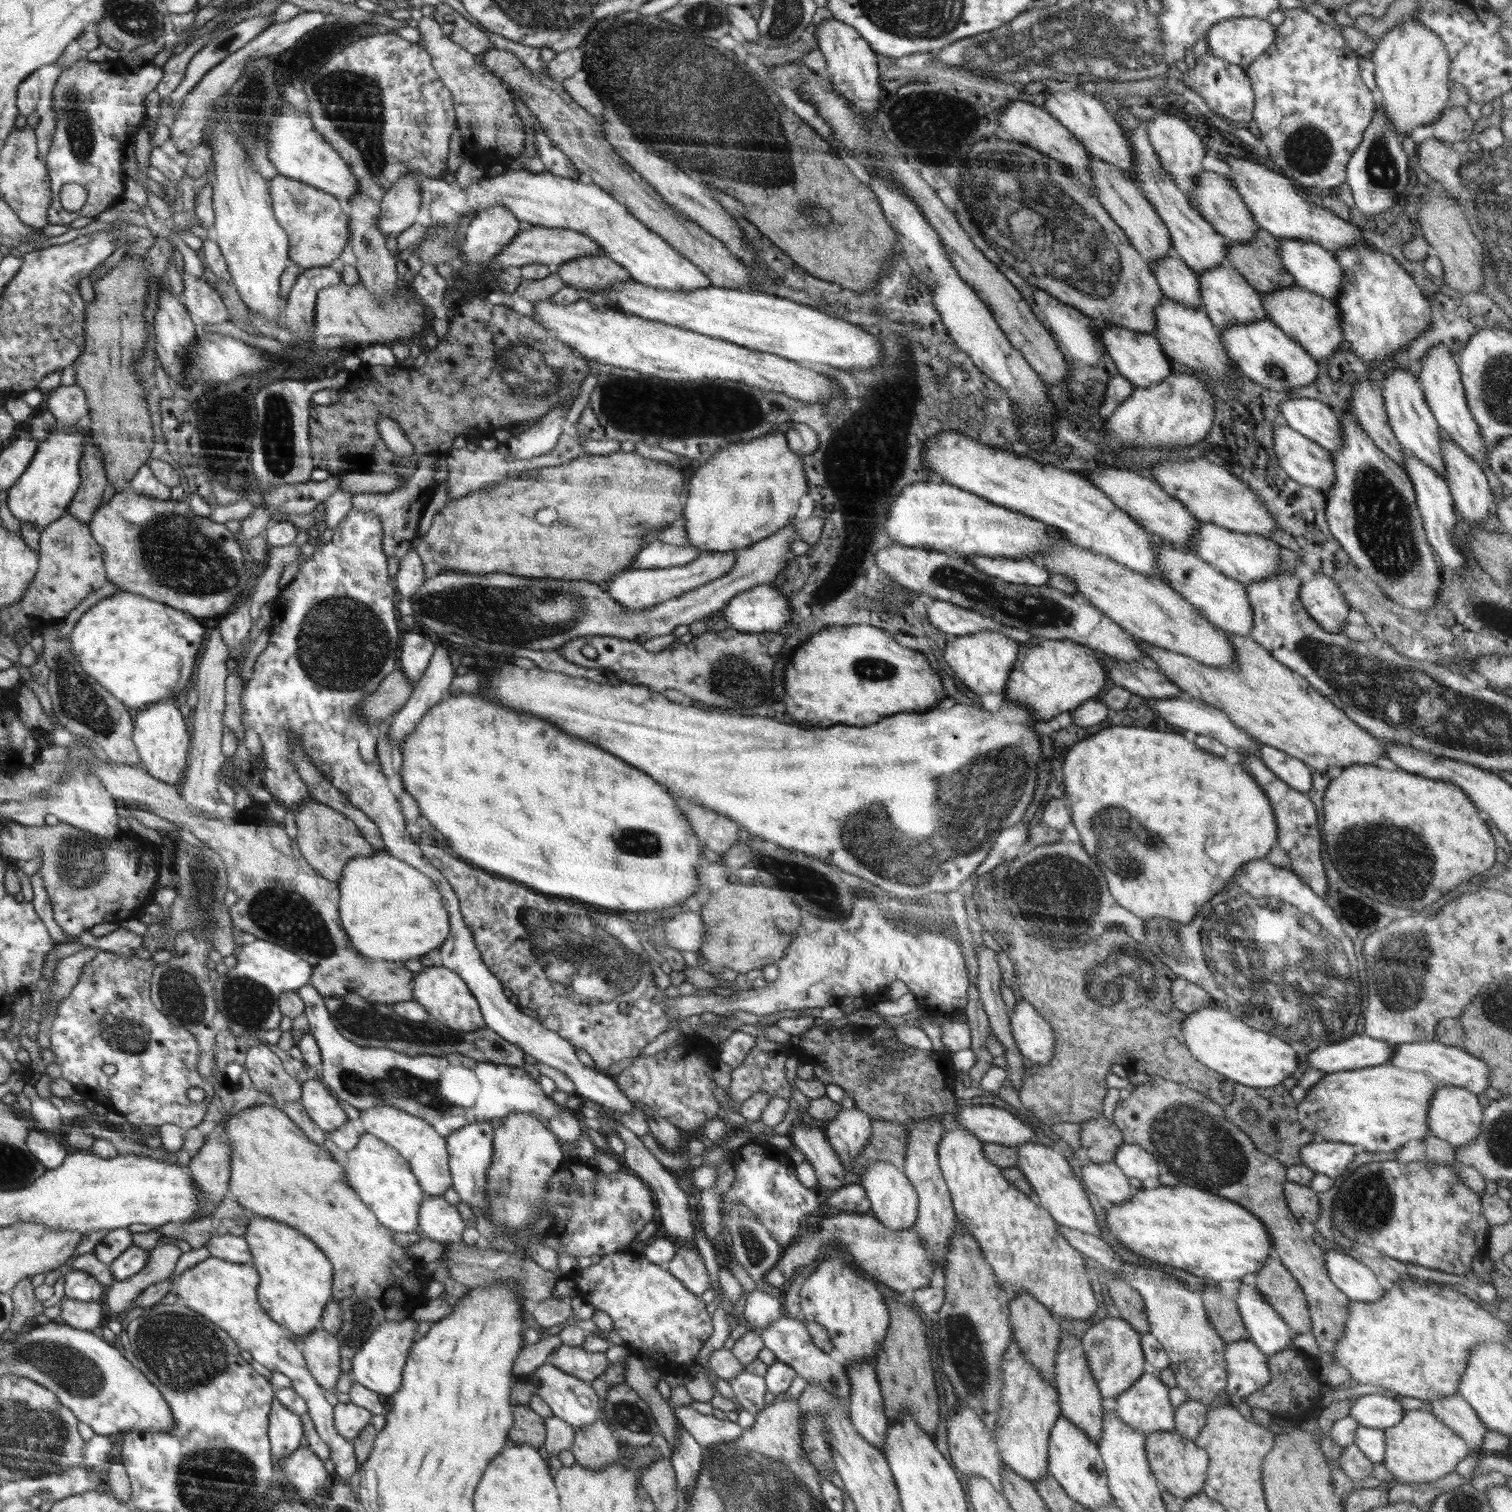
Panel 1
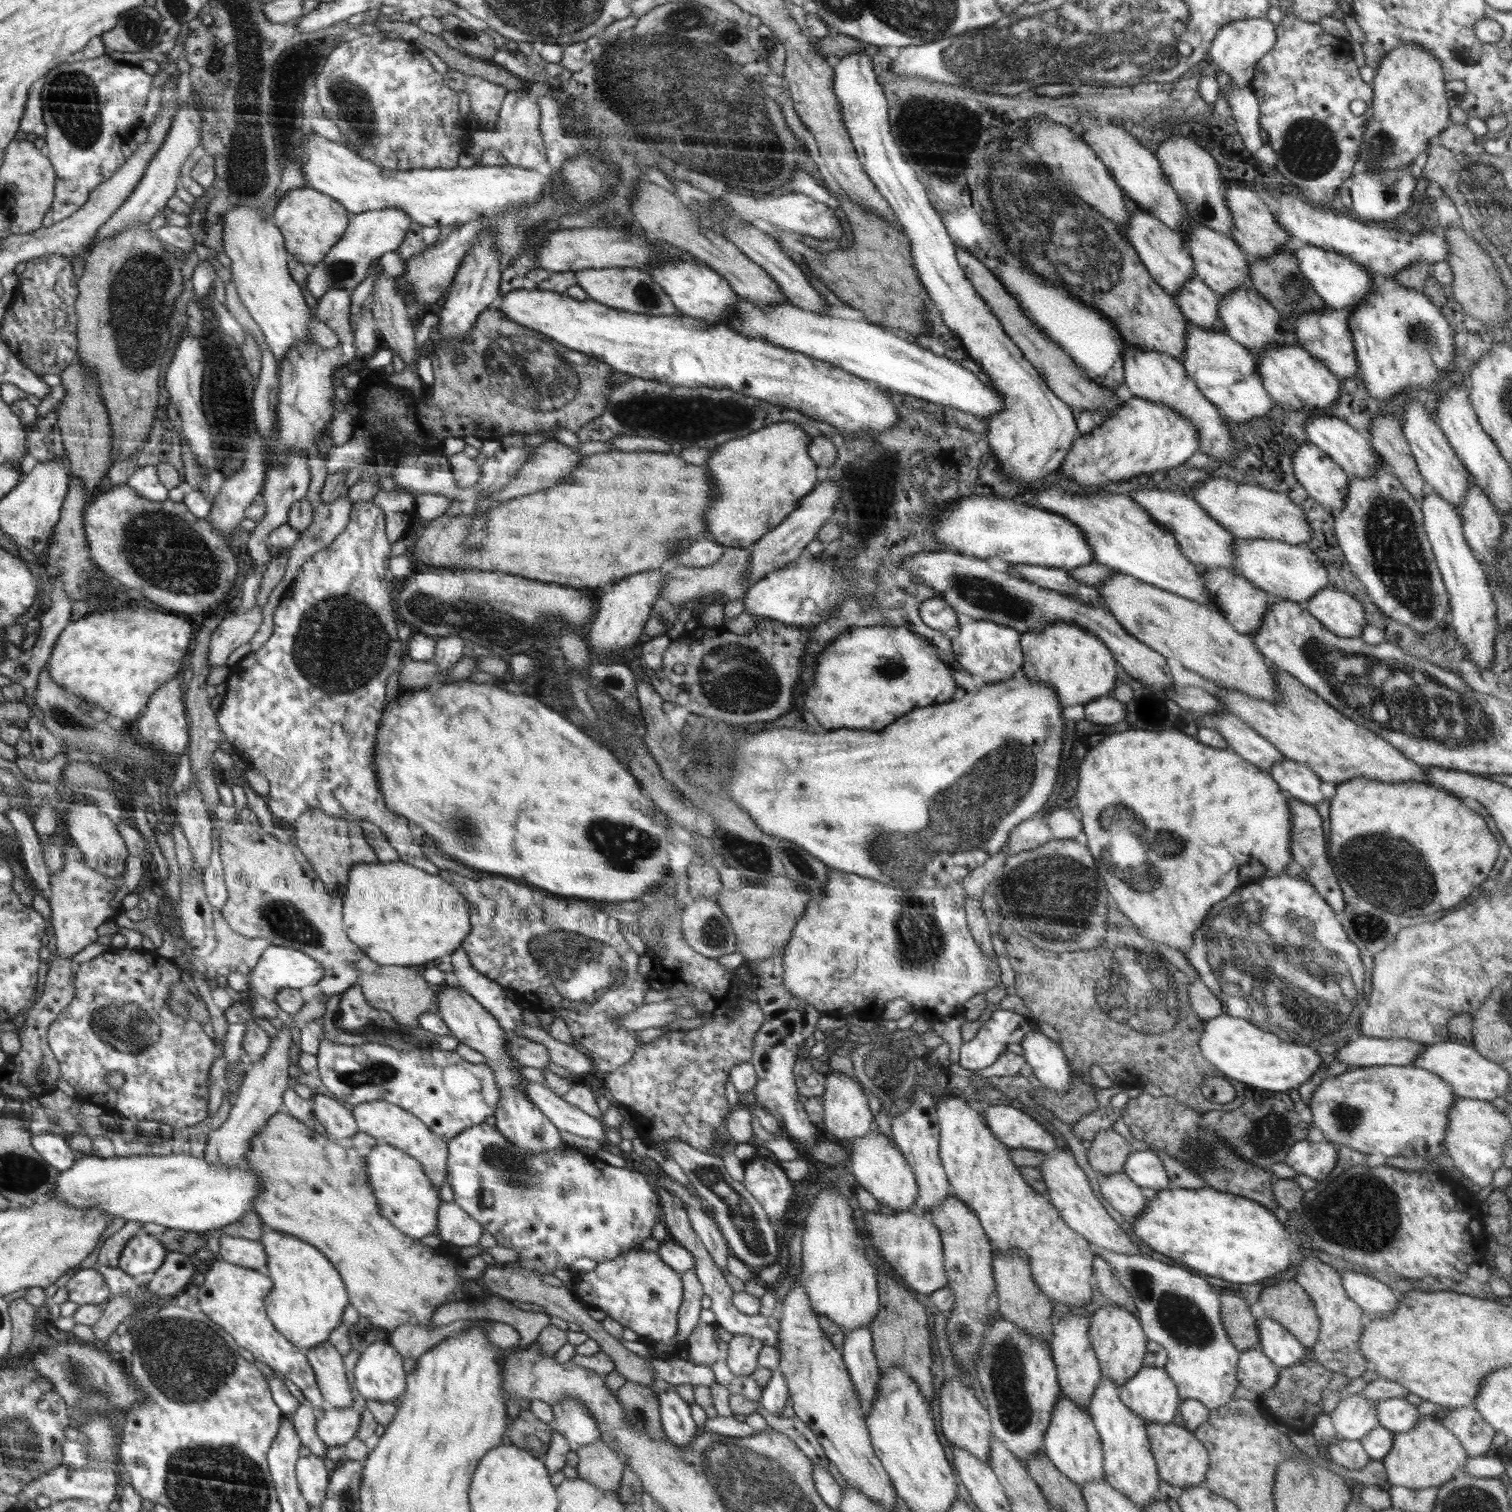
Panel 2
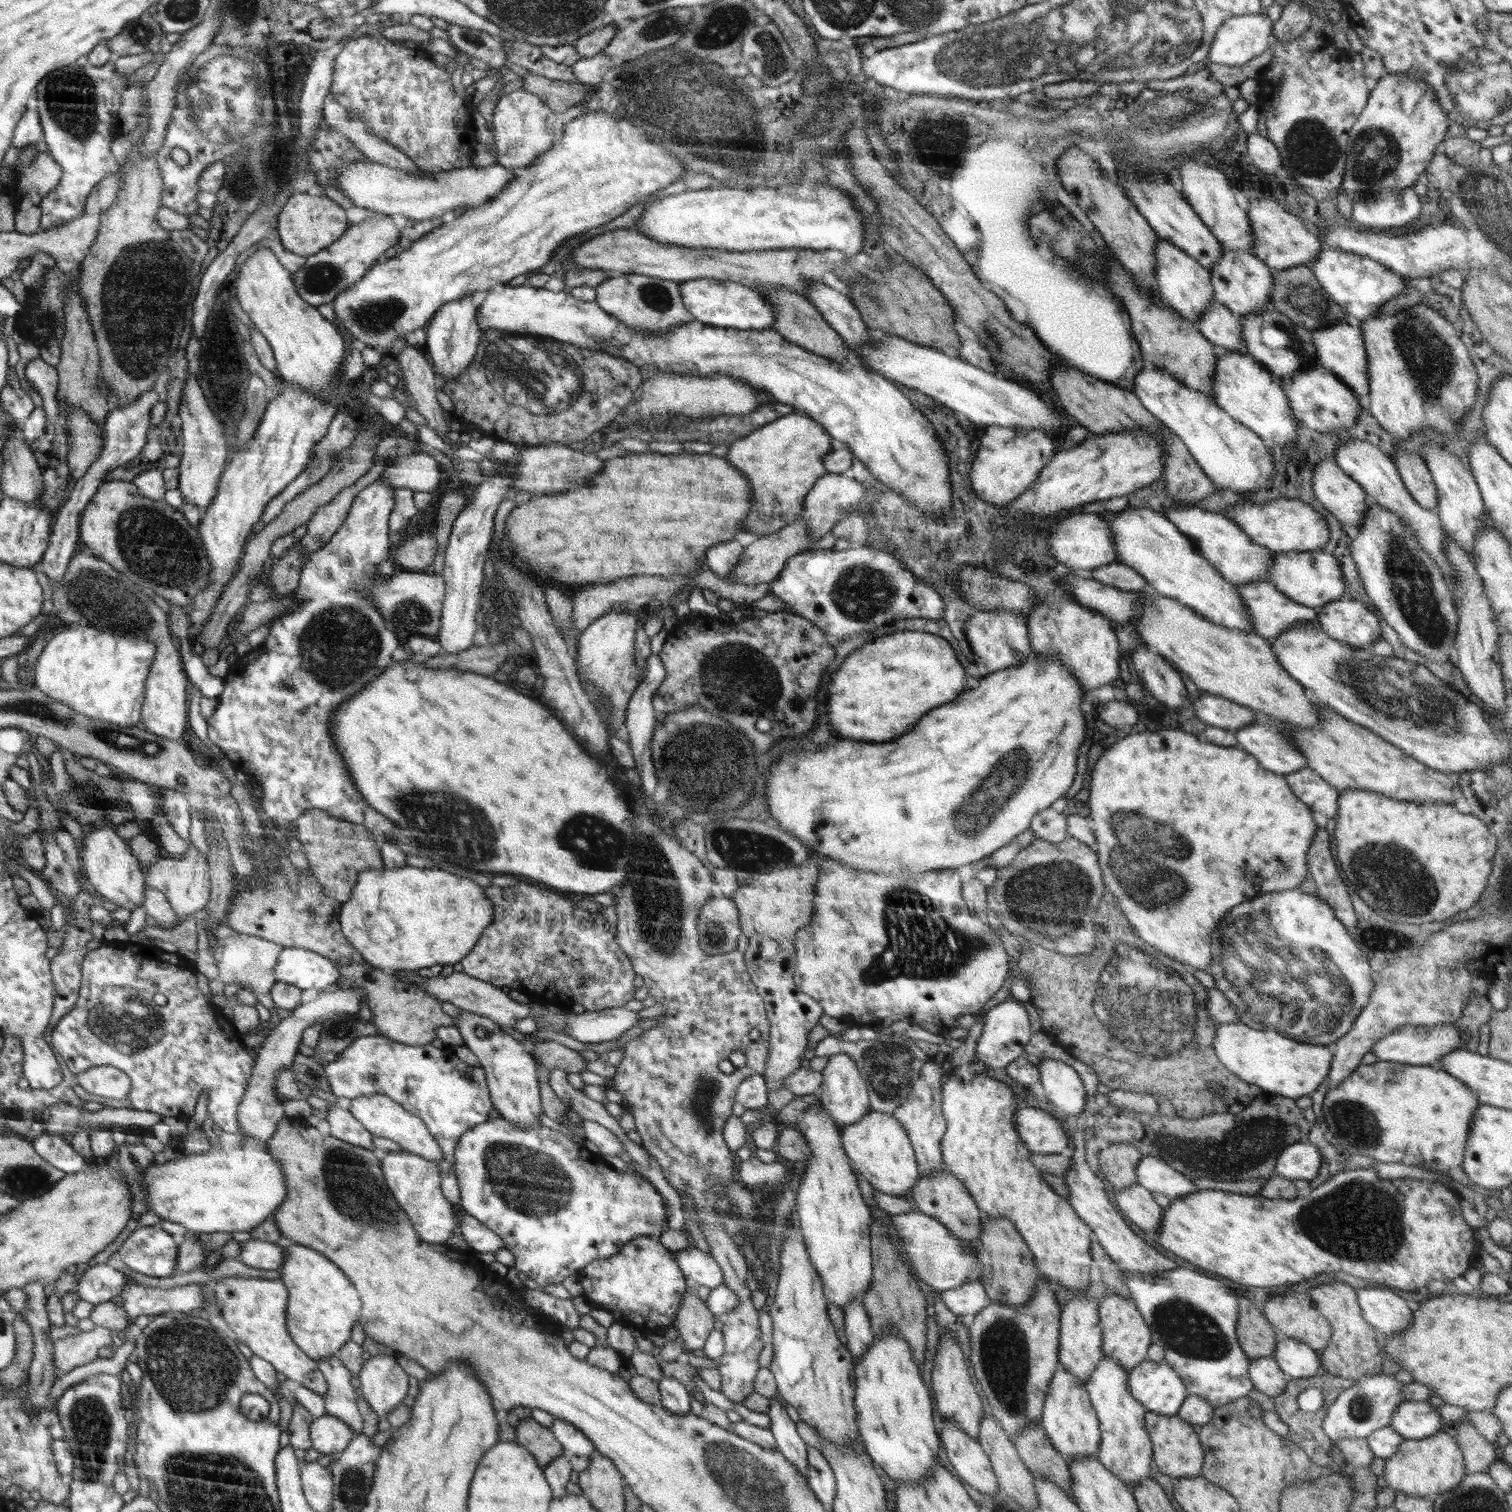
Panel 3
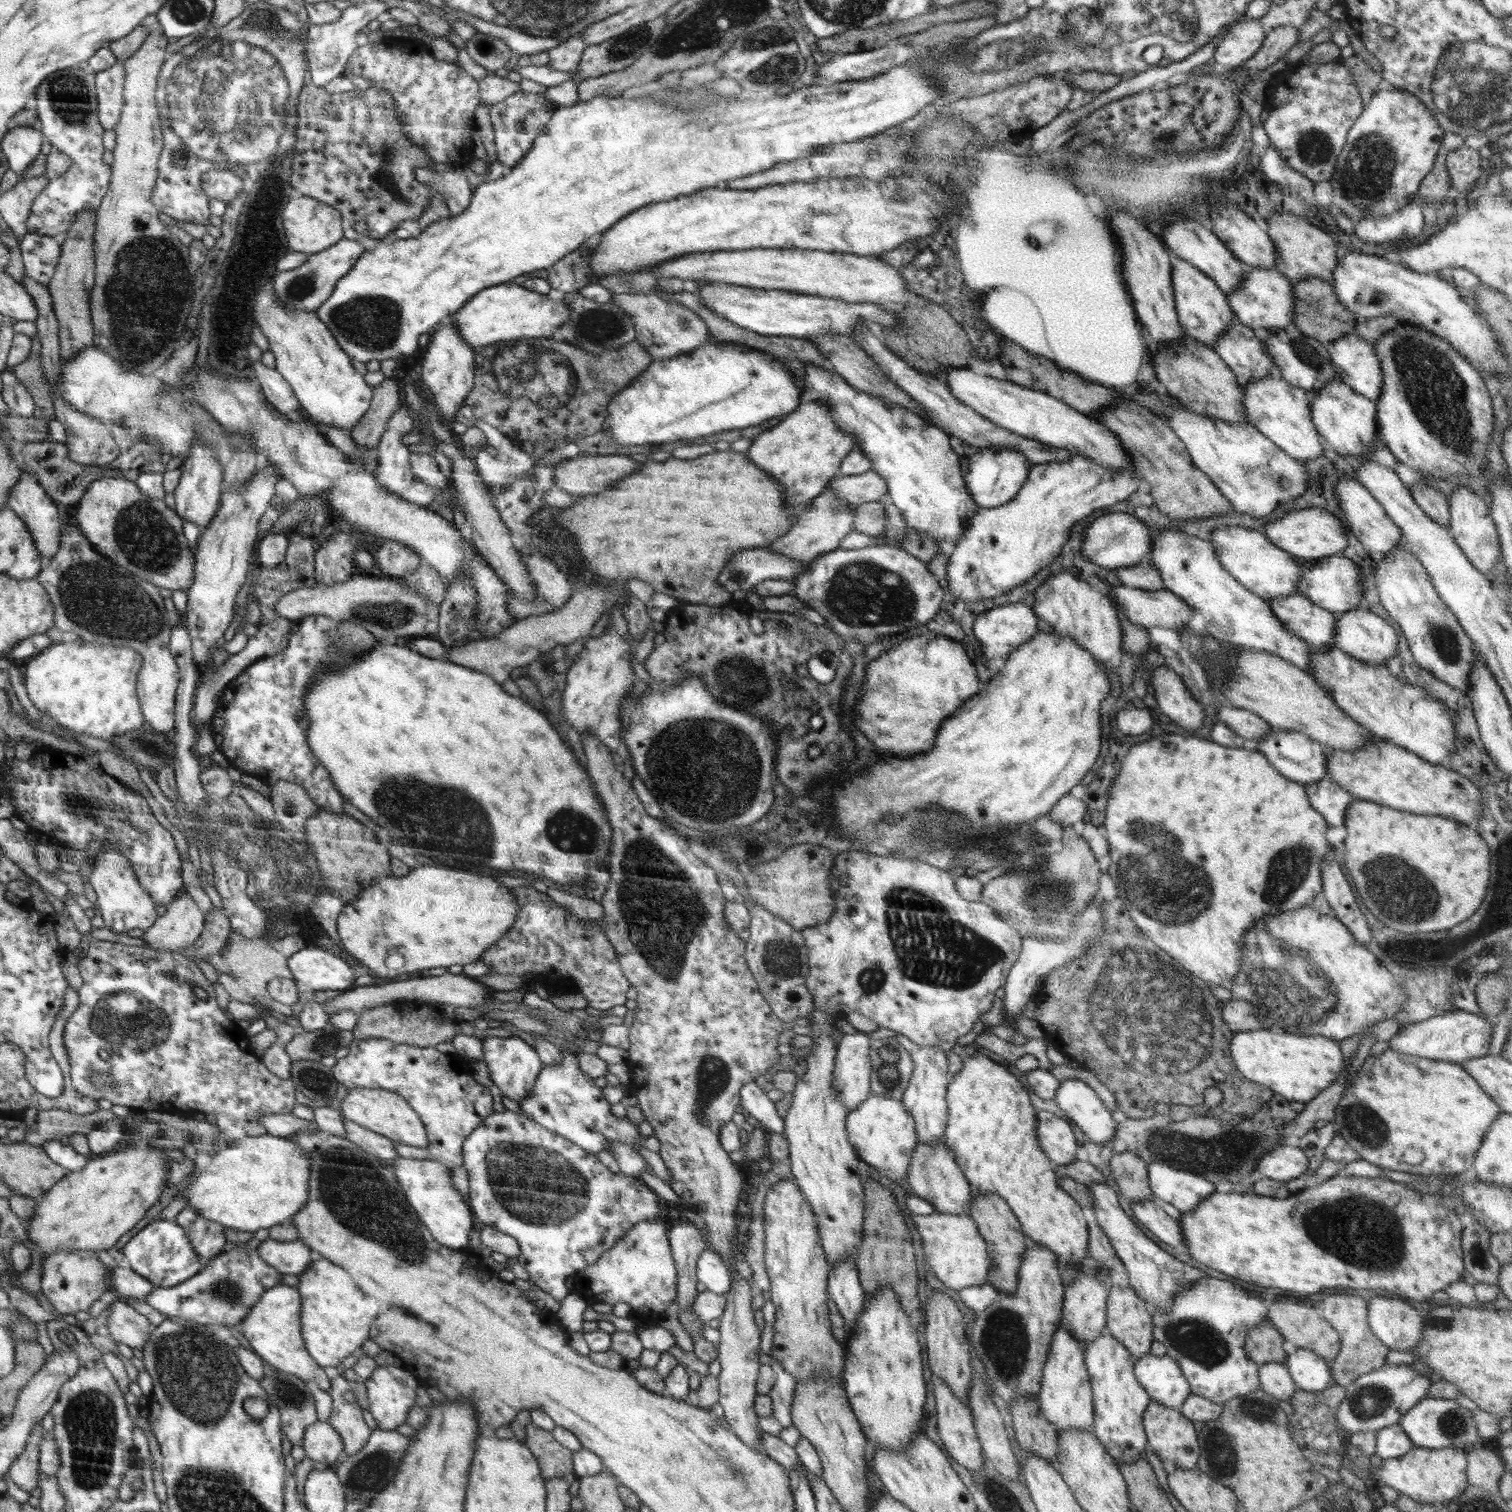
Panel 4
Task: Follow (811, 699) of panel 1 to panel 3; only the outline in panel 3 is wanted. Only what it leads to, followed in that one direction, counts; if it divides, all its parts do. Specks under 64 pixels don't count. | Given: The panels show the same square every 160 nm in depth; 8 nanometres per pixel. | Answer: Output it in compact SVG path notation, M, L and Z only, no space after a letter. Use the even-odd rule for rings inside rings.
M898 631L879 636L866 641L862 648L846 656L842 666L830 676L826 714L830 724L842 736L872 742L896 740L917 725L926 712L952 702L952 699L968 691L966 676L954 648L941 636L922 631Z

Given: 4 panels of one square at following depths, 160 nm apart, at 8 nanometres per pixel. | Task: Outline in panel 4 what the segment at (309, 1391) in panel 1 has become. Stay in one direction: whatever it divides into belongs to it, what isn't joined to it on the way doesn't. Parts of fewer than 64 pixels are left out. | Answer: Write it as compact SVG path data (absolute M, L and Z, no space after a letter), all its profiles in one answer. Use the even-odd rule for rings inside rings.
M284 1283L270 1288L262 1300L258 1299L245 1319L237 1327L237 1334L250 1344L253 1350L262 1360L268 1362L278 1370L287 1372L301 1378L312 1381L316 1386L328 1392L332 1386L332 1380L328 1378L322 1366L315 1361L304 1346L300 1330L300 1313L302 1301L297 1287L291 1287Z

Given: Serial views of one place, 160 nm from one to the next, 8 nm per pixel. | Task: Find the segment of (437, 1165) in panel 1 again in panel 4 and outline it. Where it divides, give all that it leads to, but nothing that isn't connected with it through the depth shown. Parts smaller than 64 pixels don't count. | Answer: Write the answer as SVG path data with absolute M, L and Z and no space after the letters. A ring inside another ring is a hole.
M355 1088L349 1091L340 1106L342 1116L354 1121L354 1124L386 1136L396 1143L418 1146L424 1149L428 1148L428 1133L424 1121L418 1116L418 1113L414 1112L413 1107L405 1097L396 1092L382 1088Z

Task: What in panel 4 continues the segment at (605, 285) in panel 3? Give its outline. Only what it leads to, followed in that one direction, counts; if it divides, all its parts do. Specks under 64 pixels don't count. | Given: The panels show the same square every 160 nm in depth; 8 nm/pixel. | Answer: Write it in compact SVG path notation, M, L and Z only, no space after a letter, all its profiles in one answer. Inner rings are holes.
M615 293L611 304L622 307L624 313L631 316L635 340L644 345L645 351L649 352L653 360L688 354L712 338L700 315L682 304L676 304L670 298L664 300L654 293Z

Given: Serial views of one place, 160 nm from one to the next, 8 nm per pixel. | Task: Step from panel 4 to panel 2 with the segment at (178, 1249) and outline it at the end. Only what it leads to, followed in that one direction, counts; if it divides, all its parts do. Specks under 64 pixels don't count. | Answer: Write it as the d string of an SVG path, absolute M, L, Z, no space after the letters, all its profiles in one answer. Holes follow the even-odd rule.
M139 1232L122 1249L118 1269L134 1278L159 1271L165 1263L168 1249L153 1235Z

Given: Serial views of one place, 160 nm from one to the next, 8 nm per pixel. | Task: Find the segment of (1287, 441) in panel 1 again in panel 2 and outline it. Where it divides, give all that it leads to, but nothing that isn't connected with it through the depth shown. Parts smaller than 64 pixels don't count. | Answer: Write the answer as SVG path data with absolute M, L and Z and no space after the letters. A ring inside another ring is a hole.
M1310 442L1300 443L1292 458L1296 480L1306 492L1332 511L1340 512L1347 501L1350 476L1320 448Z

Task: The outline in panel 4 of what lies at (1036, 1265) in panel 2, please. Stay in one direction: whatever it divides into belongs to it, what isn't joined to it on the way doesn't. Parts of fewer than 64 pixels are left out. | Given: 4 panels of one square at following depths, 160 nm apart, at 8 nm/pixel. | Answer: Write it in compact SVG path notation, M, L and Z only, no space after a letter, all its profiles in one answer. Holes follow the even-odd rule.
M971 1049L964 1059L962 1070L953 1076L947 1086L947 1122L942 1138L948 1151L954 1153L956 1163L976 1193L998 1195L1016 1215L1028 1241L1039 1242L1049 1248L1058 1260L1072 1263L1079 1270L1088 1250L1088 1224L1078 1203L1058 1187L1056 1165L1040 1148L1036 1133L1037 1113L1030 1103L1028 1091L1029 1088L1022 1085L1006 1067Z

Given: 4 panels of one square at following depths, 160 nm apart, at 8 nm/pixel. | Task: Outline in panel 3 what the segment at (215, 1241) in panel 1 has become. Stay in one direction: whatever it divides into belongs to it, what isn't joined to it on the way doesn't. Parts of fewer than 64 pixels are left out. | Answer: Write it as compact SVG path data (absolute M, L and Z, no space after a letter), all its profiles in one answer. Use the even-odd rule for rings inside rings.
M250 1239L241 1243L238 1261L255 1269L277 1270L286 1262L286 1248L266 1240Z

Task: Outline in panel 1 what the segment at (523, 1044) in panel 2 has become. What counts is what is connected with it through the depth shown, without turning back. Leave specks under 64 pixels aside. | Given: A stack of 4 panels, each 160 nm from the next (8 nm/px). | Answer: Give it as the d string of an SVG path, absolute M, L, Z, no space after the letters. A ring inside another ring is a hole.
M353 992L344 996L327 997L325 1005L336 1030L344 1038L351 1040L362 1048L388 1047L412 1056L421 1054L444 1056L446 1054L460 1053L469 1061L475 1059L480 1062L517 1067L522 1067L525 1064L525 1052L515 1044L504 1040L504 1038L488 1027L466 1032L454 1030L445 1024L437 1024L432 1020L411 1021L398 1016L391 1005L368 1002L365 998Z

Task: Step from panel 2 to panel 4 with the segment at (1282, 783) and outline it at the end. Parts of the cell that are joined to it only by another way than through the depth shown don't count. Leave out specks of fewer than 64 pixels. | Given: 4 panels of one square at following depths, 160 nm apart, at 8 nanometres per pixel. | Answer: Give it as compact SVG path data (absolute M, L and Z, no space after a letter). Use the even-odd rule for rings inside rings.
M1328 776L1318 782L1303 784L1312 808L1322 814L1329 824L1342 826L1345 822L1346 809L1356 799L1350 792L1343 790Z

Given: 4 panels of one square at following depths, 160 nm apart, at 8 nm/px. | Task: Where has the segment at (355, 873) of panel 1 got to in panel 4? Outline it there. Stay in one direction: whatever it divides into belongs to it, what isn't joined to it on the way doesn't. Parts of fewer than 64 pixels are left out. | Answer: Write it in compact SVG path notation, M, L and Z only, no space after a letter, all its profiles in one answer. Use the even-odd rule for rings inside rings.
M420 866L420 868L413 868L402 878L380 878L380 880L374 880L374 884L370 888L366 888L366 890L361 892L358 900L351 902L341 910L337 918L338 934L342 944L344 944L344 948L368 968L374 970L377 980L382 976L394 978L394 976L404 974L404 972L416 973L416 970L424 970L424 968L438 968L438 966L452 966L452 964L470 964L470 962L476 962L480 959L488 947L492 947L506 932L510 931L510 928L514 928L514 924L518 922L517 914L520 908L518 908L517 900L514 900L513 894L509 890L510 888L500 885L492 876L482 876L476 873L470 874L470 871L457 868Z

